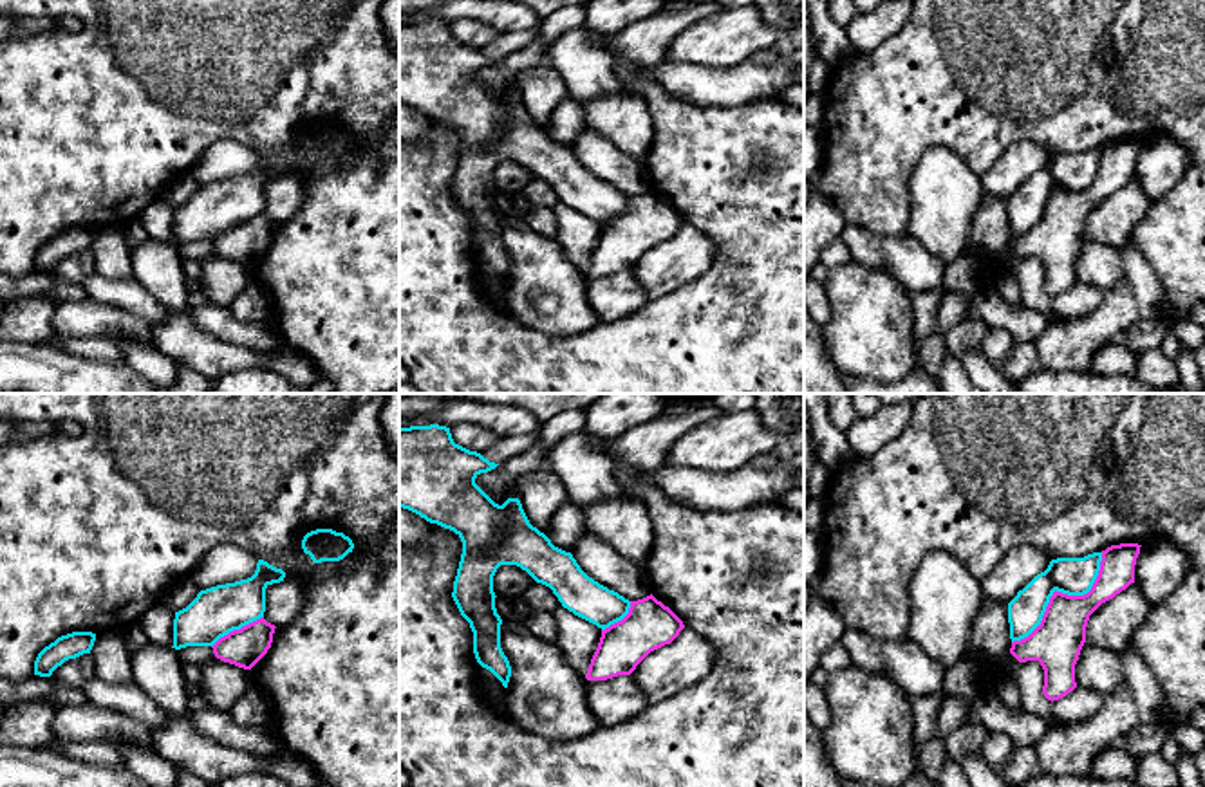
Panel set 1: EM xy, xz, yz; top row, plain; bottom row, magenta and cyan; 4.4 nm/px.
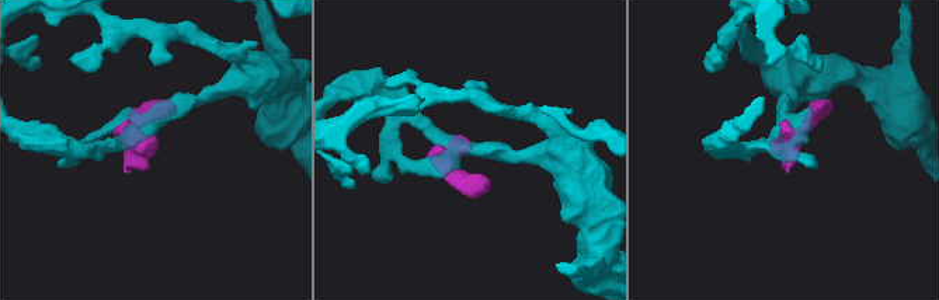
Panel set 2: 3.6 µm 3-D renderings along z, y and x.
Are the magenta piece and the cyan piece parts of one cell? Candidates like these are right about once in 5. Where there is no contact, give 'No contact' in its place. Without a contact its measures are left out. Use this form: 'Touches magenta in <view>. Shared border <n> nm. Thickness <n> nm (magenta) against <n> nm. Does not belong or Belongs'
Touches magenta in yz. Shared border 550 nm. Thickness 220 nm (magenta) against 170 nm. Does not belong

